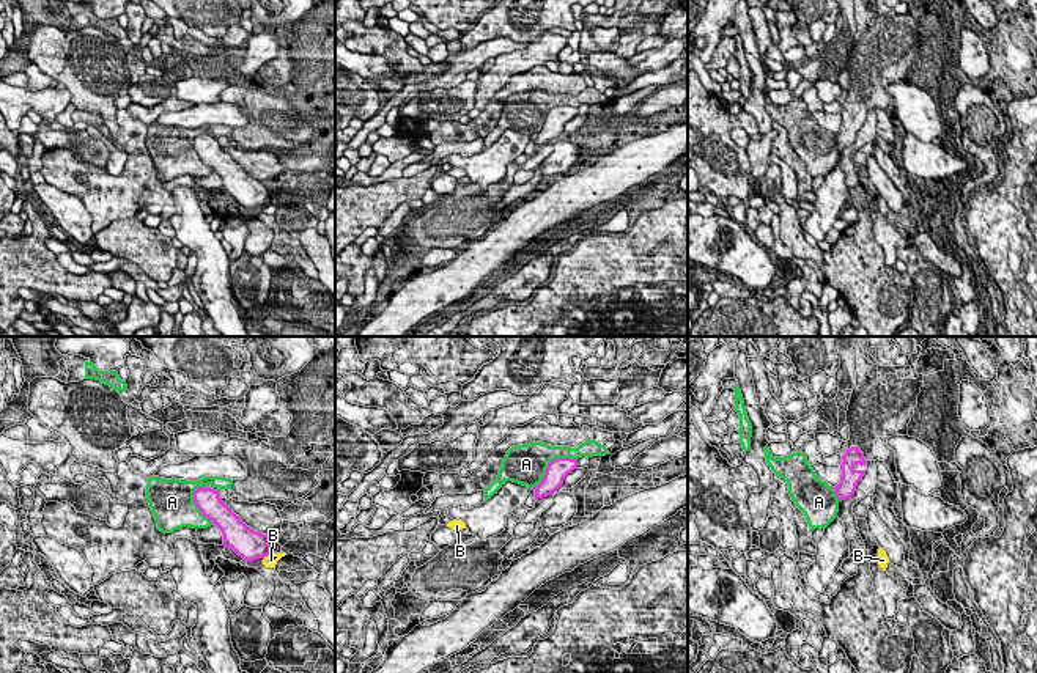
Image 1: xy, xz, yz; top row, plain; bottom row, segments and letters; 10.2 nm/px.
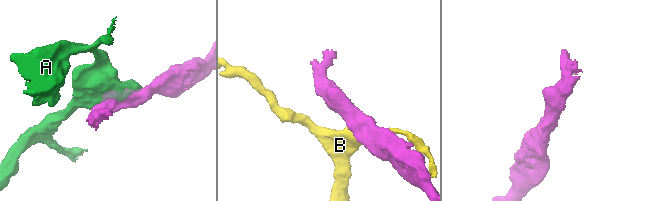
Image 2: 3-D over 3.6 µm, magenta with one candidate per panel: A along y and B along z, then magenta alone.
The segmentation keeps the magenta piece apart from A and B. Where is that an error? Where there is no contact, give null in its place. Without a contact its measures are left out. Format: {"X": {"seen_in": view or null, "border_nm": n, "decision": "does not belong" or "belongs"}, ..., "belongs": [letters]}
{"A": {"seen_in": "xz", "border_nm": 550, "decision": "does not belong"}, "B": {"seen_in": "xy", "border_nm": 100, "decision": "does not belong"}, "belongs": []}

